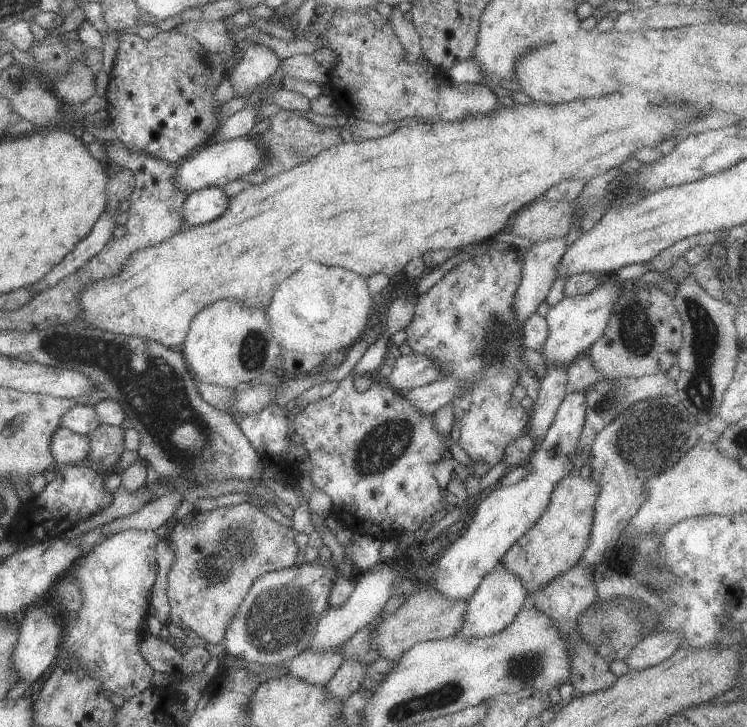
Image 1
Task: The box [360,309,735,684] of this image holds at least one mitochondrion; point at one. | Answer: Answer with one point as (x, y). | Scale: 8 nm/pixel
(664, 427)

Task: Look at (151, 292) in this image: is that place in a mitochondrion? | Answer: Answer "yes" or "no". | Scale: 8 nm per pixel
no

